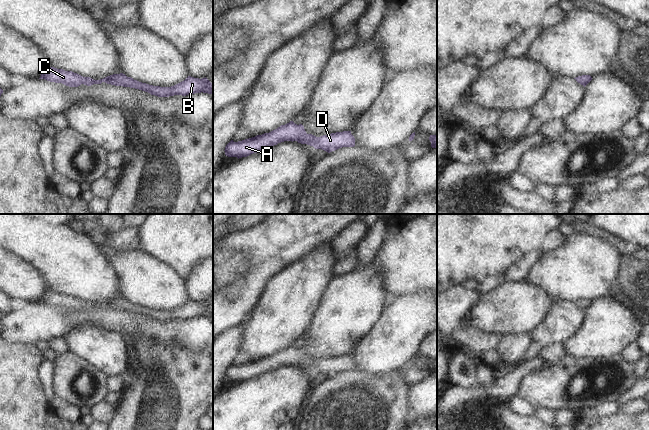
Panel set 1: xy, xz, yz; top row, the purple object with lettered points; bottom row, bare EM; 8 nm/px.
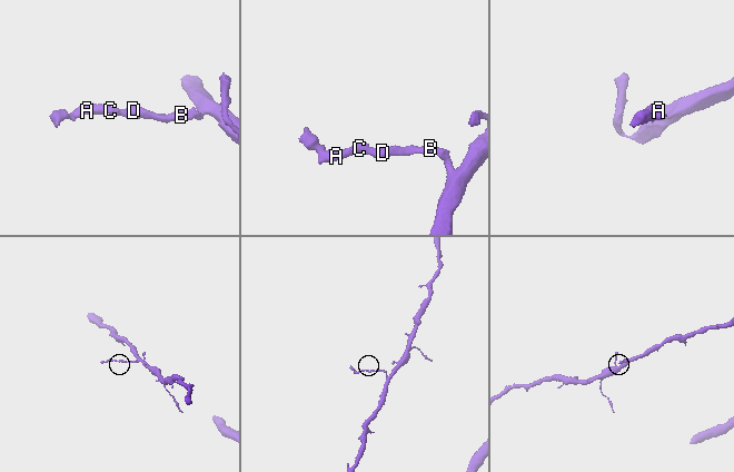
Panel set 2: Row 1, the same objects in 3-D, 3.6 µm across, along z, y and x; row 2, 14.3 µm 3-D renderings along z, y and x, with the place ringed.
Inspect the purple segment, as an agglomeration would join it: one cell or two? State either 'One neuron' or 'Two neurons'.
One neuron

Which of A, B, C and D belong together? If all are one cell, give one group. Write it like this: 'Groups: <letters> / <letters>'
Groups: A B C D

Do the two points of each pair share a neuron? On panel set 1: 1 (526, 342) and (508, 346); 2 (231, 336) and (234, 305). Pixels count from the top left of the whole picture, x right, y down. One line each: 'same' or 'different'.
1: same
2: different

